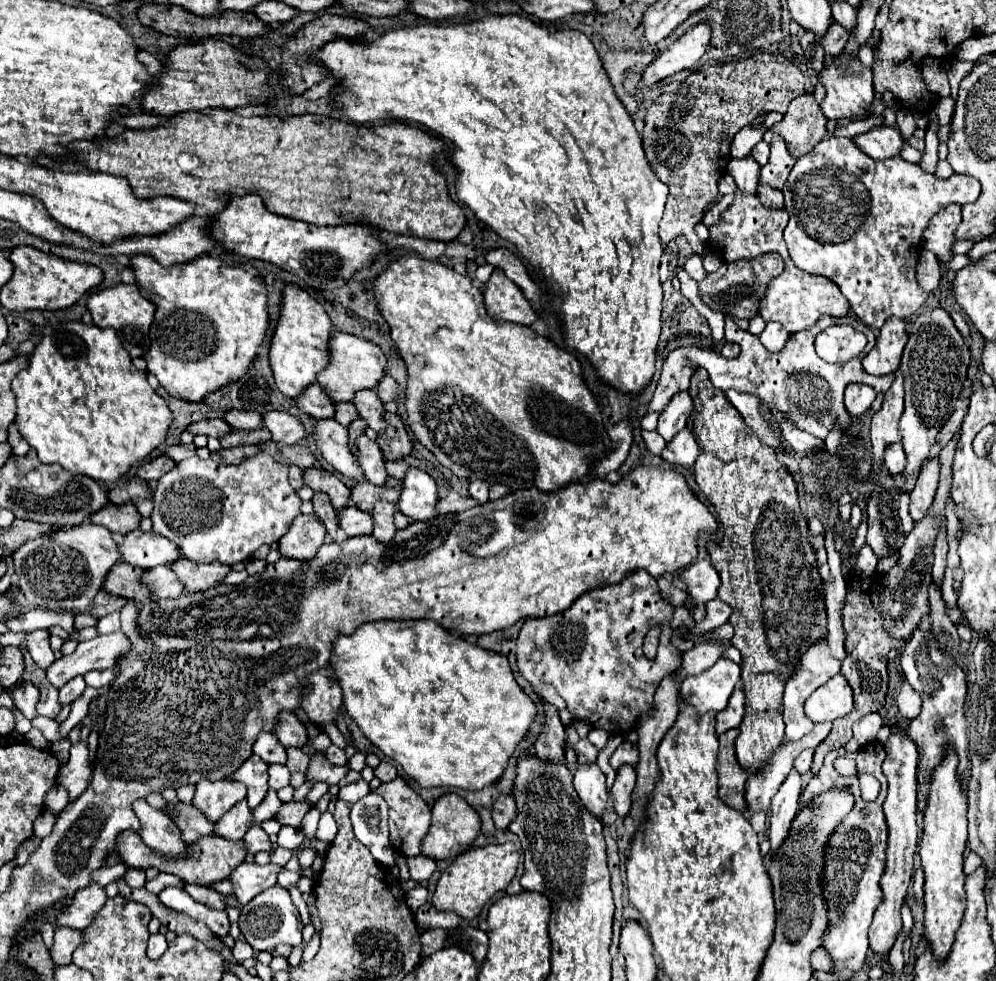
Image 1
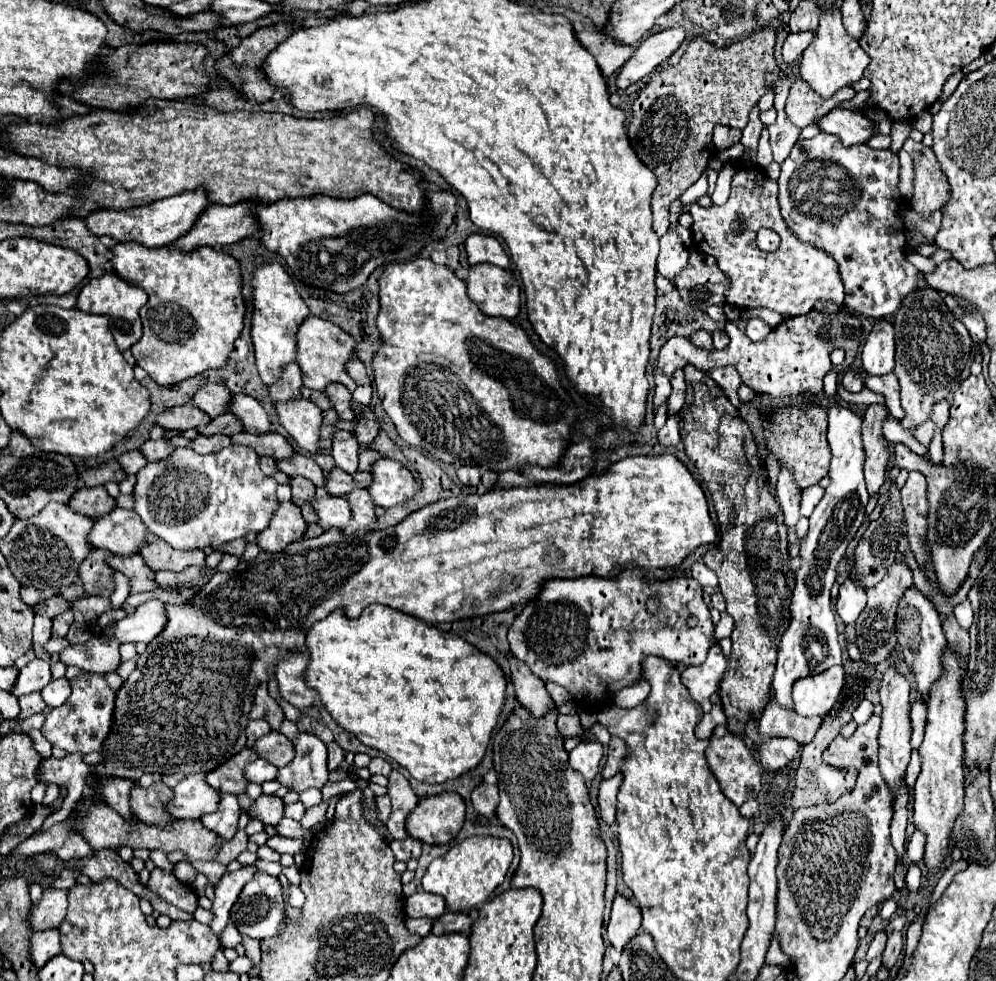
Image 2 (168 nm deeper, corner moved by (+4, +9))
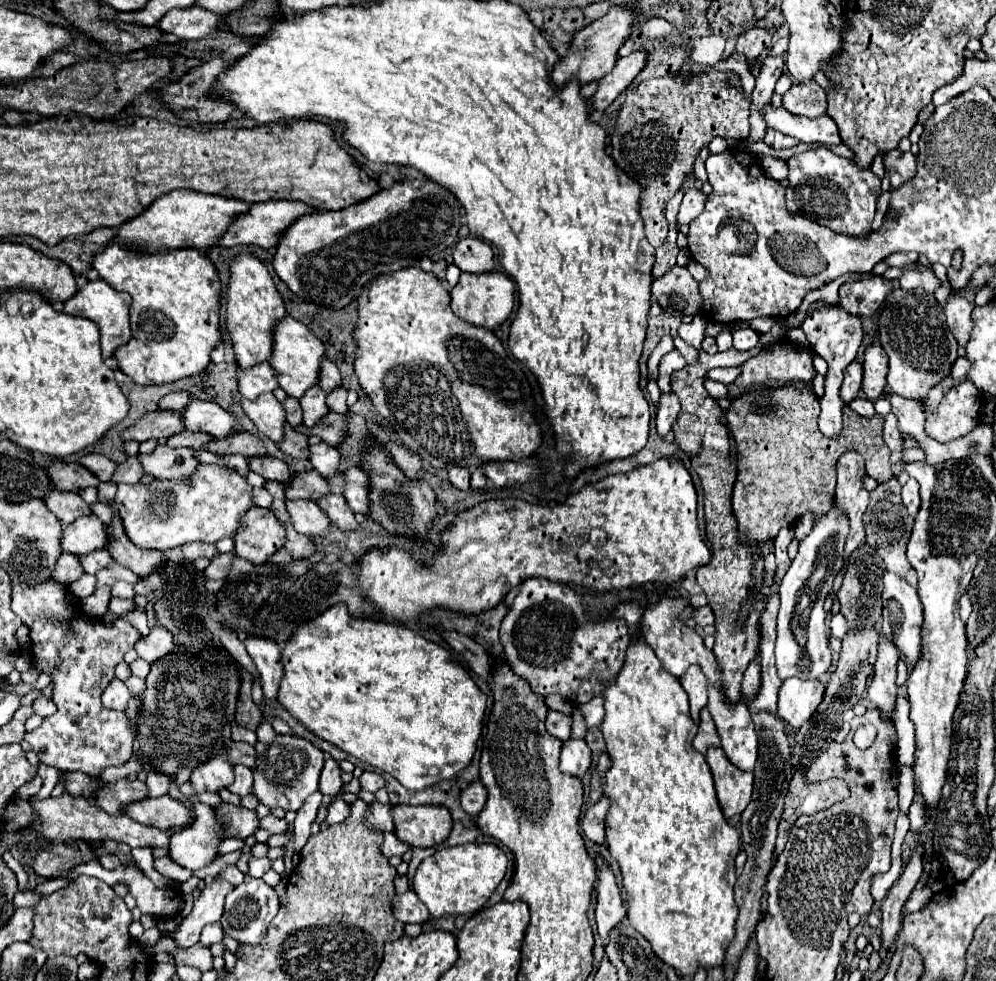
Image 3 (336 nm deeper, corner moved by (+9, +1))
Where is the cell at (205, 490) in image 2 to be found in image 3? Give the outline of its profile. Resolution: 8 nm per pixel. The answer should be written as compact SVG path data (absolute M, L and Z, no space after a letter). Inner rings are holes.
M198 465L190 483L154 481L150 485L118 485L114 505L122 519L128 539L142 549L166 551L192 541L216 543L222 537L234 537L246 509L254 507L252 487L238 473L216 467Z

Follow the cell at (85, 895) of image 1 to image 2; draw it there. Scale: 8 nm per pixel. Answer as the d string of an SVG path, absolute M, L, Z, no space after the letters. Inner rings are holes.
M45 889L39 905L31 907L31 927L35 931L45 931L59 927L67 915L67 889Z

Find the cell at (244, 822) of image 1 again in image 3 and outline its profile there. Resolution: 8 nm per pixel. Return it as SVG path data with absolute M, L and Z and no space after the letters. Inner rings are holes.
M190 783L180 785L180 791L194 803L196 821L188 829L184 829L182 833L176 833L170 839L168 857L180 867L194 871L194 869L206 867L218 855L222 827L216 821L214 809L210 805L196 801L194 797L196 793L190 787Z

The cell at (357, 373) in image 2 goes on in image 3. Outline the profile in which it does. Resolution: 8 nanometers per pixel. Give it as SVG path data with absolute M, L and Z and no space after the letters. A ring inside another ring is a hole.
M330 359L322 361L322 369L320 369L318 375L320 375L318 377L318 387L324 393L332 393L336 387L340 387L340 371Z

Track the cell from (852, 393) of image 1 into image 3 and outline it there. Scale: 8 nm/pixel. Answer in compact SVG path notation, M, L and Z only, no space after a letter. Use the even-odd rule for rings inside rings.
M852 361L844 371L844 383L842 383L842 389L840 389L842 401L848 403L850 399L854 399L860 391L860 385L862 385L862 363Z

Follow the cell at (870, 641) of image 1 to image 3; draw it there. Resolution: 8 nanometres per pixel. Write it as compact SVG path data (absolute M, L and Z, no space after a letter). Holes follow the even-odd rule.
M796 771L790 781L786 801L784 801L784 813L782 813L782 819L778 825L778 839L776 839L774 857L778 857L778 853L782 853L782 849L786 845L786 837L788 837L794 821L800 815L812 815L812 813L826 809L828 805L834 805L850 795L846 782L836 778L822 782L820 785L806 787L804 773L806 771Z

